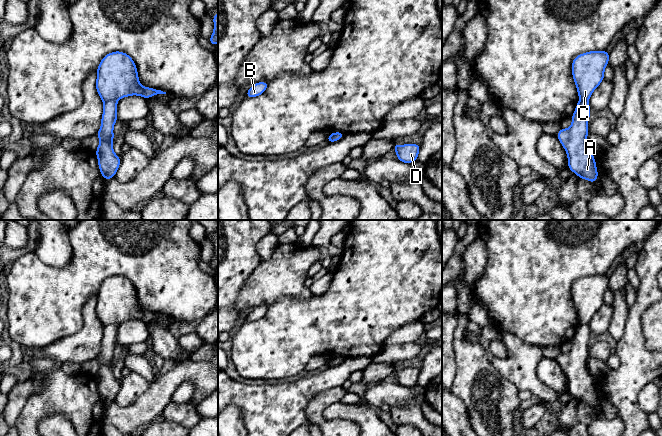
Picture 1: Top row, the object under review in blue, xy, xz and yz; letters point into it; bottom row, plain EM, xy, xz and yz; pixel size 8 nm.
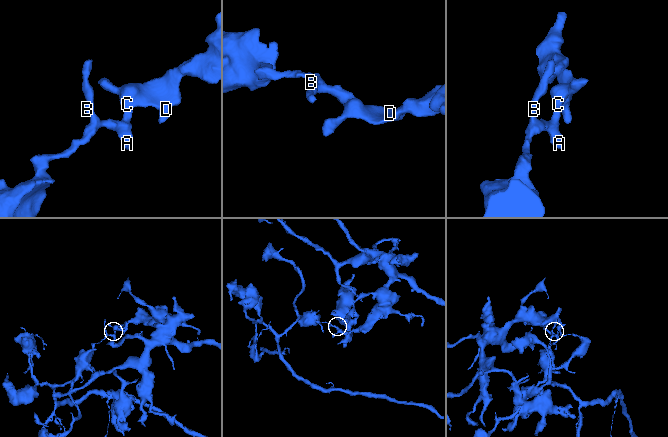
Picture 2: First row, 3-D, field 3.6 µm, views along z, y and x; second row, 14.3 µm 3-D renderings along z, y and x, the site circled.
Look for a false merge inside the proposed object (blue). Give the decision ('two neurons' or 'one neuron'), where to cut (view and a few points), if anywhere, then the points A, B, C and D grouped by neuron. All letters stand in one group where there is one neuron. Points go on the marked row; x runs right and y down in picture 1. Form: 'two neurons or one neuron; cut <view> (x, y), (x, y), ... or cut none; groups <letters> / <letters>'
two neurons; cut xy (116, 99), (104, 102); groups A B / C D

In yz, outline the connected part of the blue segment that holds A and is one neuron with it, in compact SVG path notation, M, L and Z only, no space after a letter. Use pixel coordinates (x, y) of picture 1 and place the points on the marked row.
M580 100L572 115L572 125L568 129L561 128L556 136L566 150L568 168L581 179L595 183L598 178L596 161L587 144L590 110L588 101Z

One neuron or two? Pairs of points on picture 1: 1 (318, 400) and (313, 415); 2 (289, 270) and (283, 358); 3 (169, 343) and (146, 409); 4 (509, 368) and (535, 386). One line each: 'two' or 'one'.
1: one
2: two
3: two
4: one

